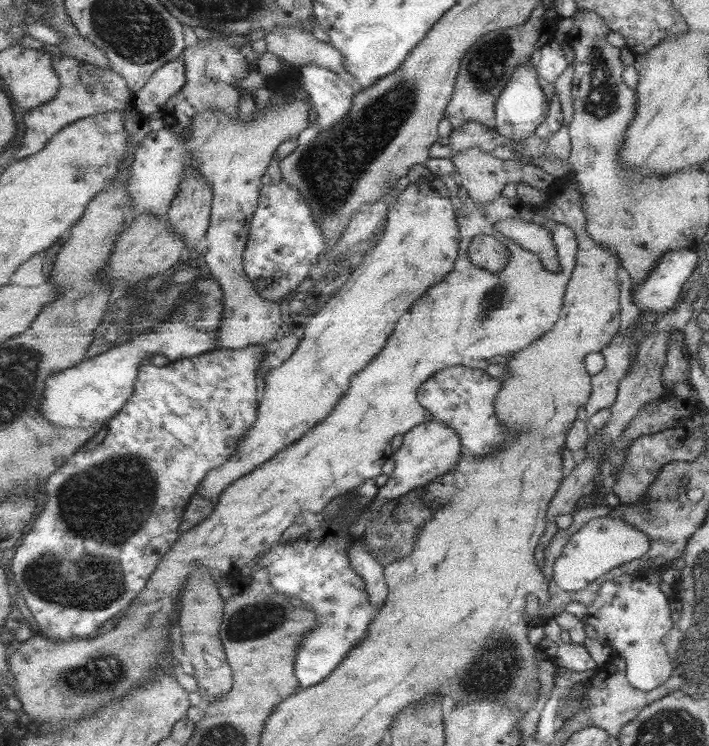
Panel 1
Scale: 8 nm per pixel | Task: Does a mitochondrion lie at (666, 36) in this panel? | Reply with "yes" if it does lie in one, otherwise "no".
no

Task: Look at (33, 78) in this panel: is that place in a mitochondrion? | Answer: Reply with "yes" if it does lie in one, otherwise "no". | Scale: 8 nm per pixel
no

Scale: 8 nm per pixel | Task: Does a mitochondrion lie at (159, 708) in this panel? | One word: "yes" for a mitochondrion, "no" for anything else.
no

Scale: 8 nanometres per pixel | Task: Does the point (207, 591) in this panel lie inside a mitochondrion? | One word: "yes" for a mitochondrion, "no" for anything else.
no

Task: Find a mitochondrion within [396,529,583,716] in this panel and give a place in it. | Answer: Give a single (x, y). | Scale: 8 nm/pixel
(504, 667)

